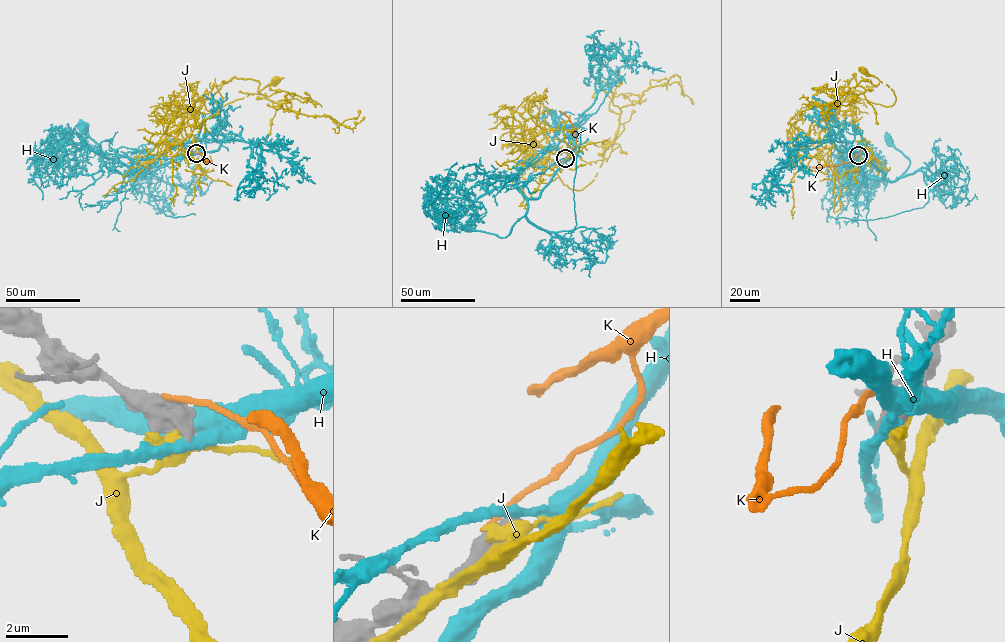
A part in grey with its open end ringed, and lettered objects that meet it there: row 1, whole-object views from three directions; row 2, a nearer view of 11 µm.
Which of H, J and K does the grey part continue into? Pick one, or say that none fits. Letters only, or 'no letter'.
no letter

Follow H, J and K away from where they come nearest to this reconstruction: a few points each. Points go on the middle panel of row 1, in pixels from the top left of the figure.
H: (565, 158), (539, 197), (528, 200), (527, 212), (509, 234), (499, 237), (469, 228)
J: (565, 159), (543, 166), (557, 147), (606, 147), (623, 123), (613, 145), (604, 146)
K: (564, 159), (575, 144), (575, 134), (568, 117), (558, 110)

